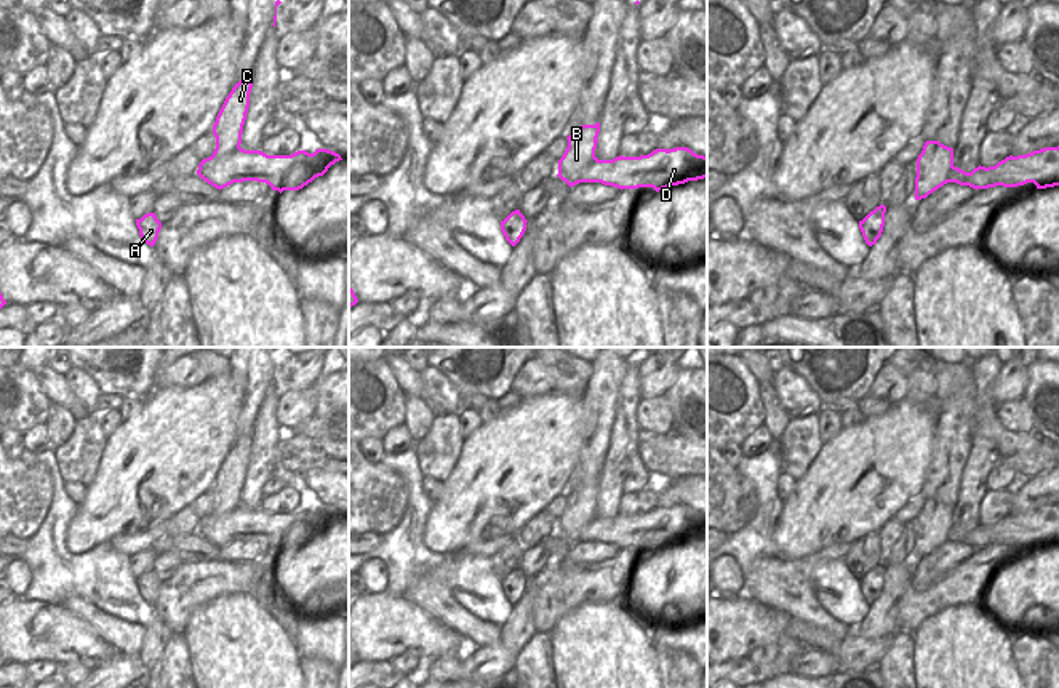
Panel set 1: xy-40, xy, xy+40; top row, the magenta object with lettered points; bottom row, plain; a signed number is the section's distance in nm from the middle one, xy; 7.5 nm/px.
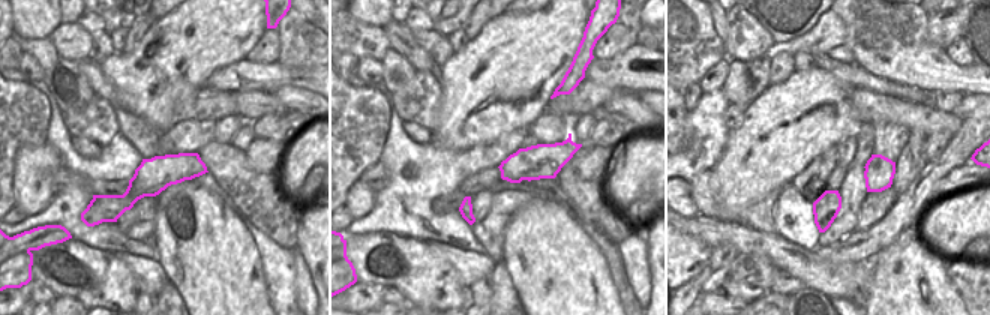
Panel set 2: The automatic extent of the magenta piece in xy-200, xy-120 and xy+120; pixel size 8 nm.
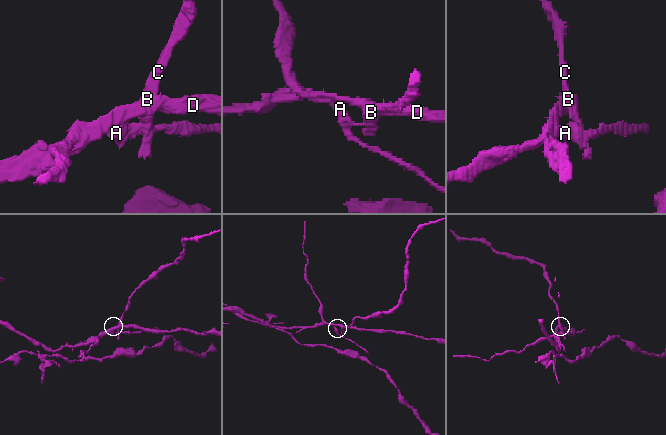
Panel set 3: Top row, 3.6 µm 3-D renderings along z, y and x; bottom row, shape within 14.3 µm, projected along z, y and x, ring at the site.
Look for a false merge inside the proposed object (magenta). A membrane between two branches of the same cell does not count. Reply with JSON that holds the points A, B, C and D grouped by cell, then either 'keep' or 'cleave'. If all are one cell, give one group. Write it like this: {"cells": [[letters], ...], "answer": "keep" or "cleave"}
{"cells": [["A", "D"], ["B", "C"]], "answer": "cleave"}

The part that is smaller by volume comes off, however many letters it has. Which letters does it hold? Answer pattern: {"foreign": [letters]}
{"foreign": ["B", "C"]}

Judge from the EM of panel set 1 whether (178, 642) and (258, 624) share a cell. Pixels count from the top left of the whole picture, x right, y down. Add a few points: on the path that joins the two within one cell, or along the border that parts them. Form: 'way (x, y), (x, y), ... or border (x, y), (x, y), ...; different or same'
border (183, 632), (192, 671); different

